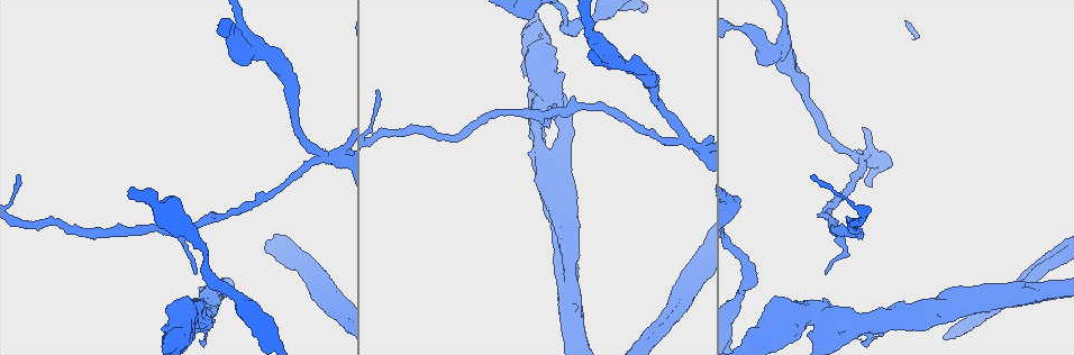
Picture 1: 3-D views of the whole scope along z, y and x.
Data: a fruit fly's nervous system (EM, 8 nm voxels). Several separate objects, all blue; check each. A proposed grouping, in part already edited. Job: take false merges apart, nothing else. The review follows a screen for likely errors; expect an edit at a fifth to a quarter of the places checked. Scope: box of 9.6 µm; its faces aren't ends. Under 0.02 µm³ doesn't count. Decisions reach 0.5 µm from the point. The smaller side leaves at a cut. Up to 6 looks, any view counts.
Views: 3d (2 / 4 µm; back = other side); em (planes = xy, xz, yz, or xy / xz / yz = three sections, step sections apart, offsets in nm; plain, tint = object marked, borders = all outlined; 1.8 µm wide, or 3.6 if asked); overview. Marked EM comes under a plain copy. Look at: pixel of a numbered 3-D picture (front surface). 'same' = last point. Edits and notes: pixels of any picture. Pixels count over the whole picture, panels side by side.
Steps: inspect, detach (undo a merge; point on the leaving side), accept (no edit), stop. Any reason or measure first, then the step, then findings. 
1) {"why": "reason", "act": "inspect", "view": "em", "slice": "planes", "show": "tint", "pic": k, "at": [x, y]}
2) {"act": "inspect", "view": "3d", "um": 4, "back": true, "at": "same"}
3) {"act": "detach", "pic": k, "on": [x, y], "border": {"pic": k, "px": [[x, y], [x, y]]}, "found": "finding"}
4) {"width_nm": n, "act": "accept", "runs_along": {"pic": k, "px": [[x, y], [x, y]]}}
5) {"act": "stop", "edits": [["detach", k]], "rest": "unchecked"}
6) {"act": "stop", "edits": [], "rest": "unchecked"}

{"why": "sharp bend", "act": "inspect", "view": "3d", "um": 4, "pic": 1, "at": [680, 135]}

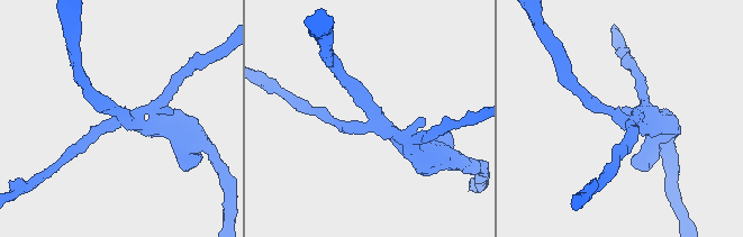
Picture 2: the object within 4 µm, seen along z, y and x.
{"why": "shape alone is not enough", "act": "inspect", "view": "em", "slice": "xz", "step": 16, "show": "tint", "pic": 2, "at": [372, 121]}

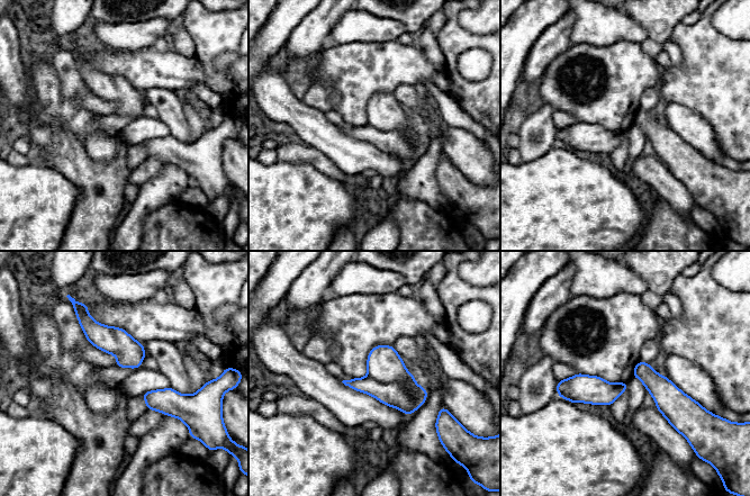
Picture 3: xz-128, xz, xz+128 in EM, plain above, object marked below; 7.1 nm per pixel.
{"act": "inspect", "view": "em", "slice": "planes", "show": "tint", "at": "same"}

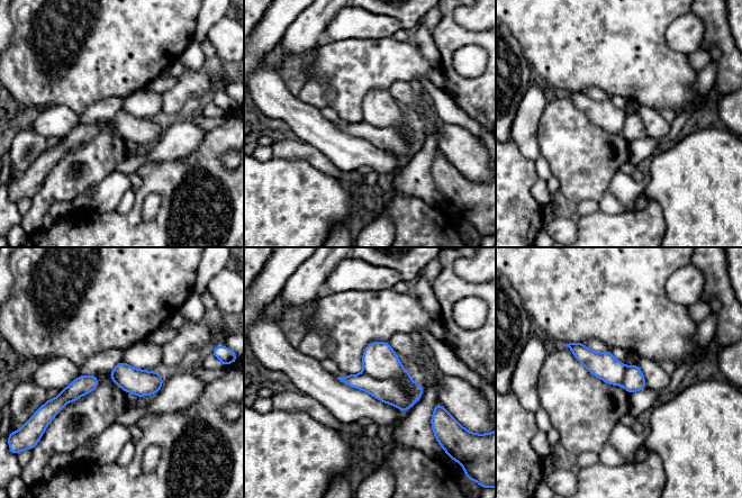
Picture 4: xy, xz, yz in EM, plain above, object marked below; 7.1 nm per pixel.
{"act": "detach", "pic": 4, "on": [388, 390], "border": {"pic": 4, "px": [[363, 372], [394, 379], [415, 401]]}, "found": "two neurons meet here"}

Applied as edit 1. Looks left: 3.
{"why": "see it whole again", "act": "inspect", "view": "overview"}

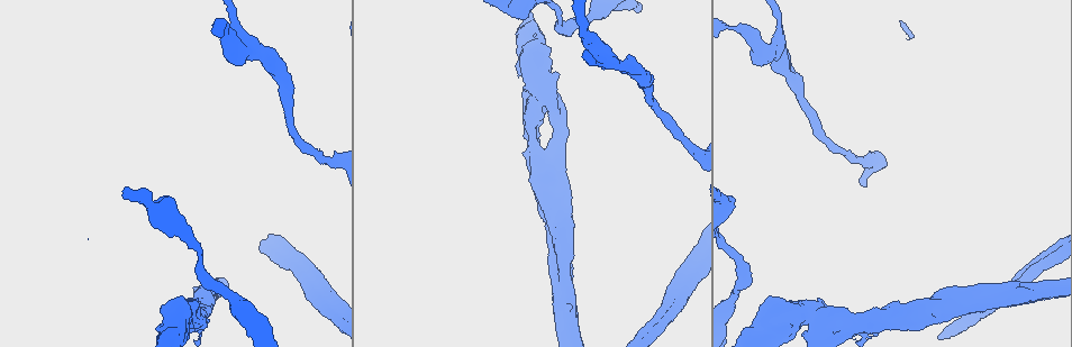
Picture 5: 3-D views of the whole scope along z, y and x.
{"why": "sudden change in width", "act": "inspect", "view": "em", "slice": "planes", "show": "tint", "pic": 5, "at": [605, 57]}

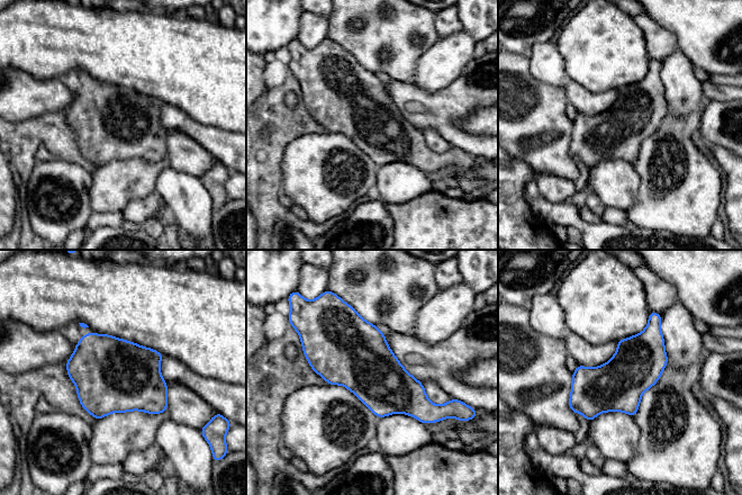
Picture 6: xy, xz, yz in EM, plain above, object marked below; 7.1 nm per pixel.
{"width_nm": 360, "act": "accept", "found": "one neuron here"}

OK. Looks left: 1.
{"act": "stop", "edits": [["detach", 4]], "rest": "unchecked"}

